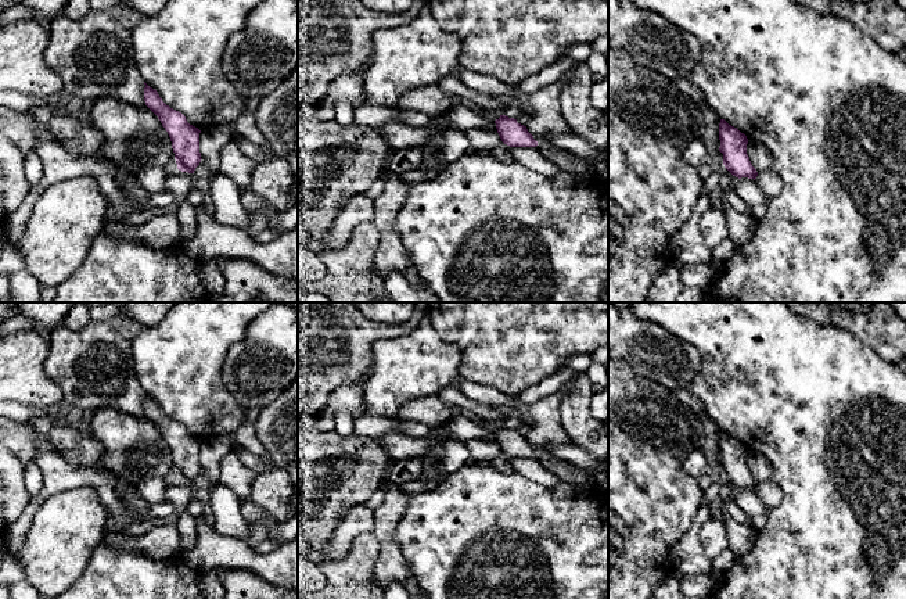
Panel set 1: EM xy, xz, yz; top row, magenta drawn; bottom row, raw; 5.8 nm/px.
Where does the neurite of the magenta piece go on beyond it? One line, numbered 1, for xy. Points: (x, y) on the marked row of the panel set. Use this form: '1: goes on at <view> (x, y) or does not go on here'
1: does not go on here

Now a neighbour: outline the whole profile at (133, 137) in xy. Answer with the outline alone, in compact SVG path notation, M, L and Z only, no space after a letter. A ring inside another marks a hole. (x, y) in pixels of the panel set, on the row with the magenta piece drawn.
M96 98L87 121L103 134L103 155L129 173L176 161L169 134L150 108Z

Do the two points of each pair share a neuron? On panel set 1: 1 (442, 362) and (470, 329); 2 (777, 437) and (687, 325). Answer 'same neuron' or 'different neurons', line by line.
1: different neurons
2: same neuron

